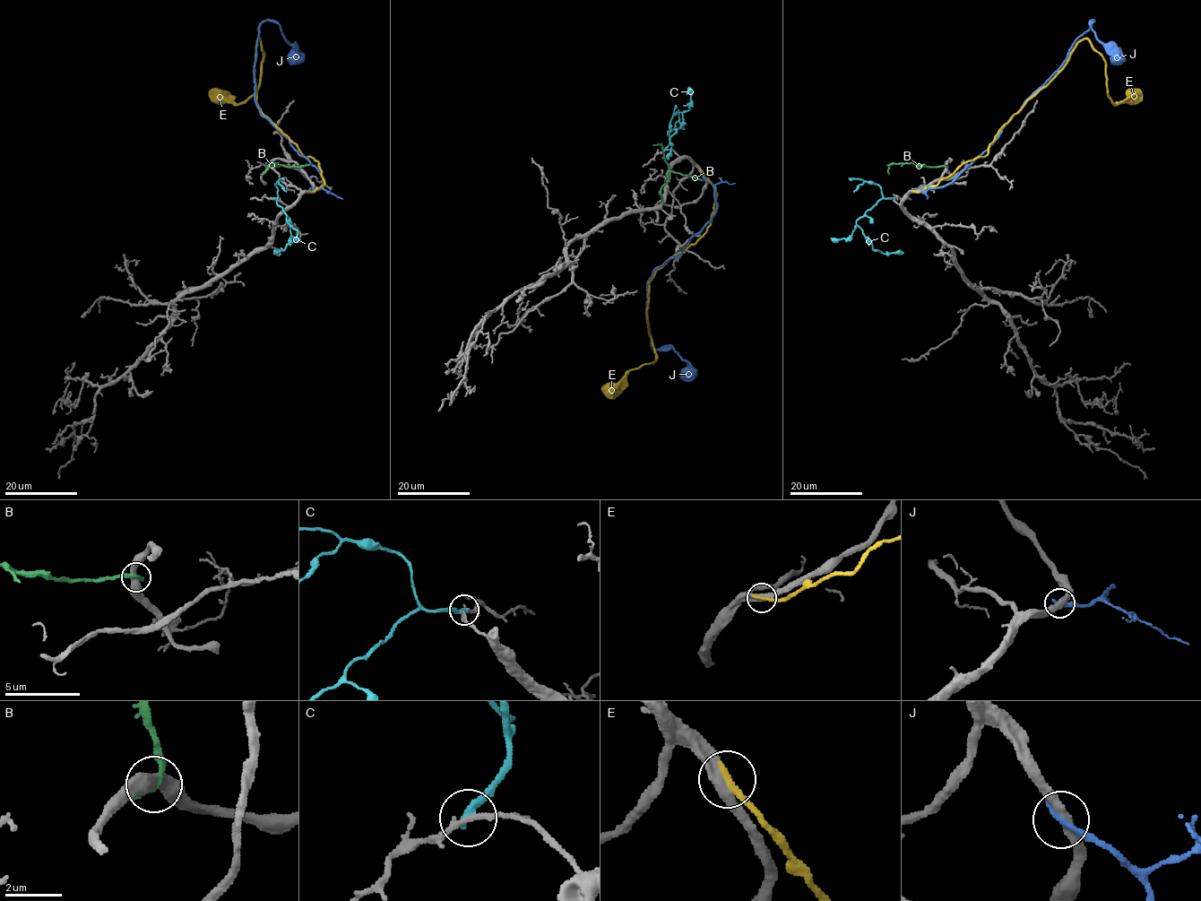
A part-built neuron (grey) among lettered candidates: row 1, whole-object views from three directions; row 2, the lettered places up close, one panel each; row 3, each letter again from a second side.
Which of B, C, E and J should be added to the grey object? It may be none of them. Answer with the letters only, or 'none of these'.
E

